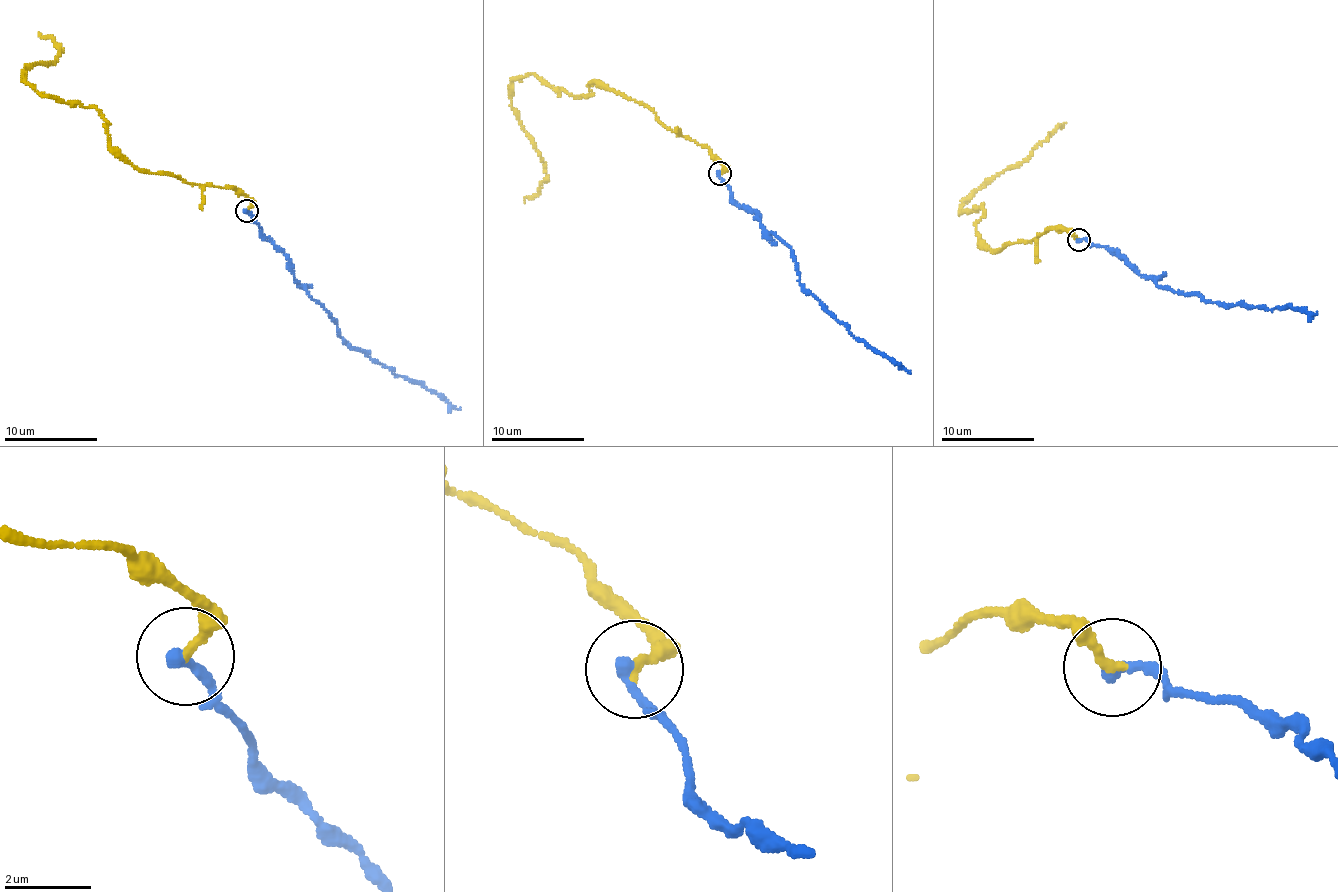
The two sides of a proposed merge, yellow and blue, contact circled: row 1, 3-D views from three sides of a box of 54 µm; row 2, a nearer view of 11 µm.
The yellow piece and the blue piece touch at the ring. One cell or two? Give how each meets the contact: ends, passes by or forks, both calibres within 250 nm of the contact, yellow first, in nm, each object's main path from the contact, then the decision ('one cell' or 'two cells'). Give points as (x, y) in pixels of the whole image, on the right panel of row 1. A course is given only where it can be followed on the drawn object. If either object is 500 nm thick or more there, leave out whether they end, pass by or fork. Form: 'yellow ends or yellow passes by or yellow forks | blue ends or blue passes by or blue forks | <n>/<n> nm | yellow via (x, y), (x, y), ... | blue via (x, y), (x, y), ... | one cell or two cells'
yellow ends | blue ends | 240/300 nm | yellow via (1079, 239), (1052, 229), (997, 252), (978, 239), (981, 205), (959, 213), (962, 202), (1021, 165), (1066, 123) | blue via (1079, 239), (1108, 248), (1156, 285), (1176, 292), (1217, 302), (1276, 307), (1287, 304), (1310, 313), (1317, 311) | one cell

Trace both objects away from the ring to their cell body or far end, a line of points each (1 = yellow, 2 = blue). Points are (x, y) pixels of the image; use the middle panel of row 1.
1: (719, 174), (711, 151), (644, 104), (528, 74), (512, 81), (511, 105), (546, 175), (524, 202)
2: (719, 174), (732, 199), (754, 212), (756, 218), (791, 249), (799, 285), (856, 338), (910, 373)

